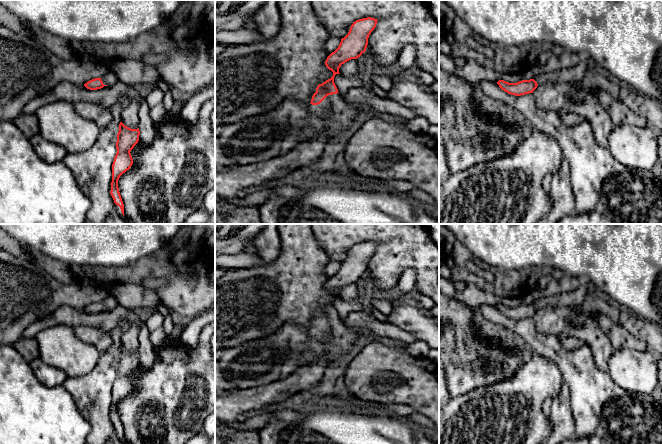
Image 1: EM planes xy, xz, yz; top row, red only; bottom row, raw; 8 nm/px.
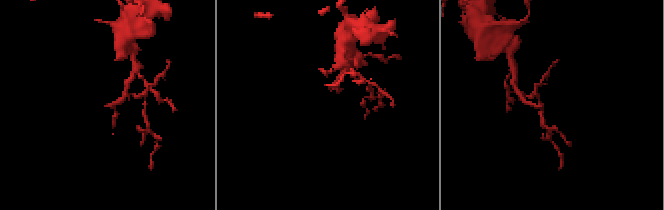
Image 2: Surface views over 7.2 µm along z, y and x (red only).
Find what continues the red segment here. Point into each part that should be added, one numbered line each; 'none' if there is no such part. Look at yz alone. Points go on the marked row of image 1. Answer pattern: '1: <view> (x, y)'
1: yz (573, 75)

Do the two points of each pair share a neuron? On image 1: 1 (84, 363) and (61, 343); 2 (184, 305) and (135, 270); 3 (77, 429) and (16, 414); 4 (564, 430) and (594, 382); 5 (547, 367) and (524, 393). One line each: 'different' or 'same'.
1: same
2: same
3: same
4: different
5: same

